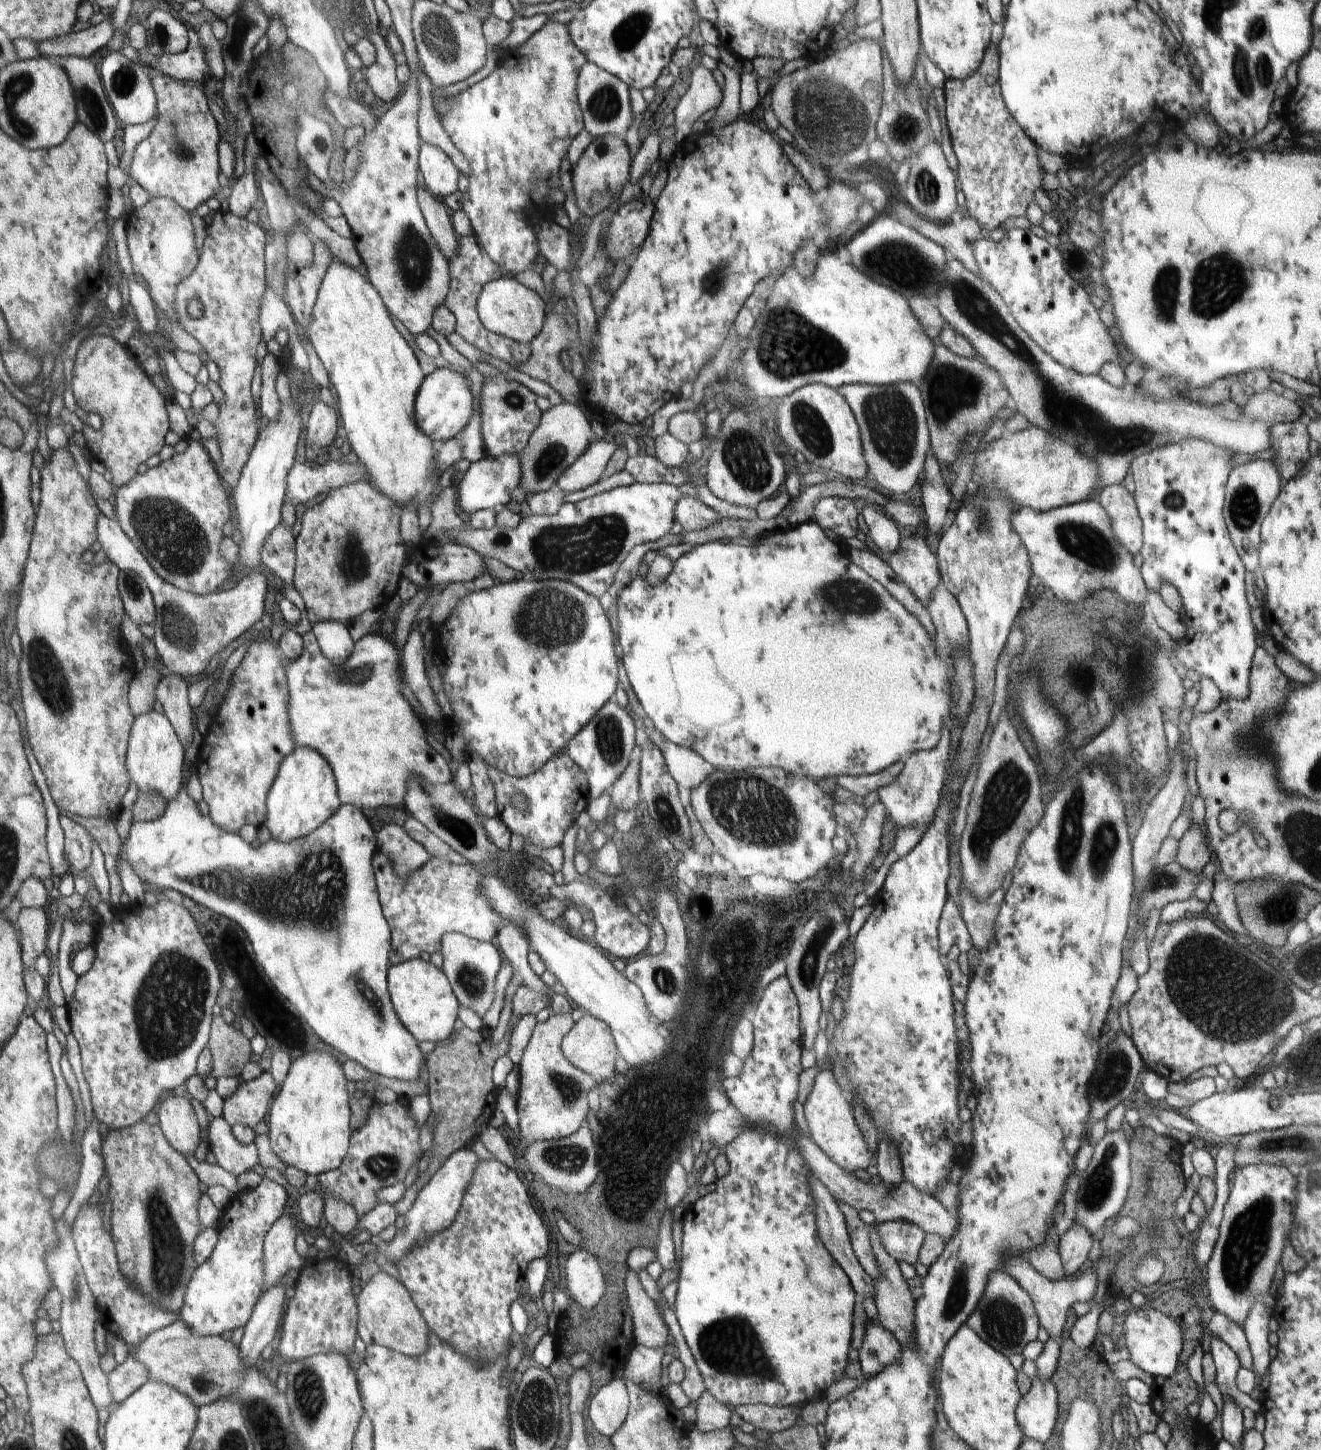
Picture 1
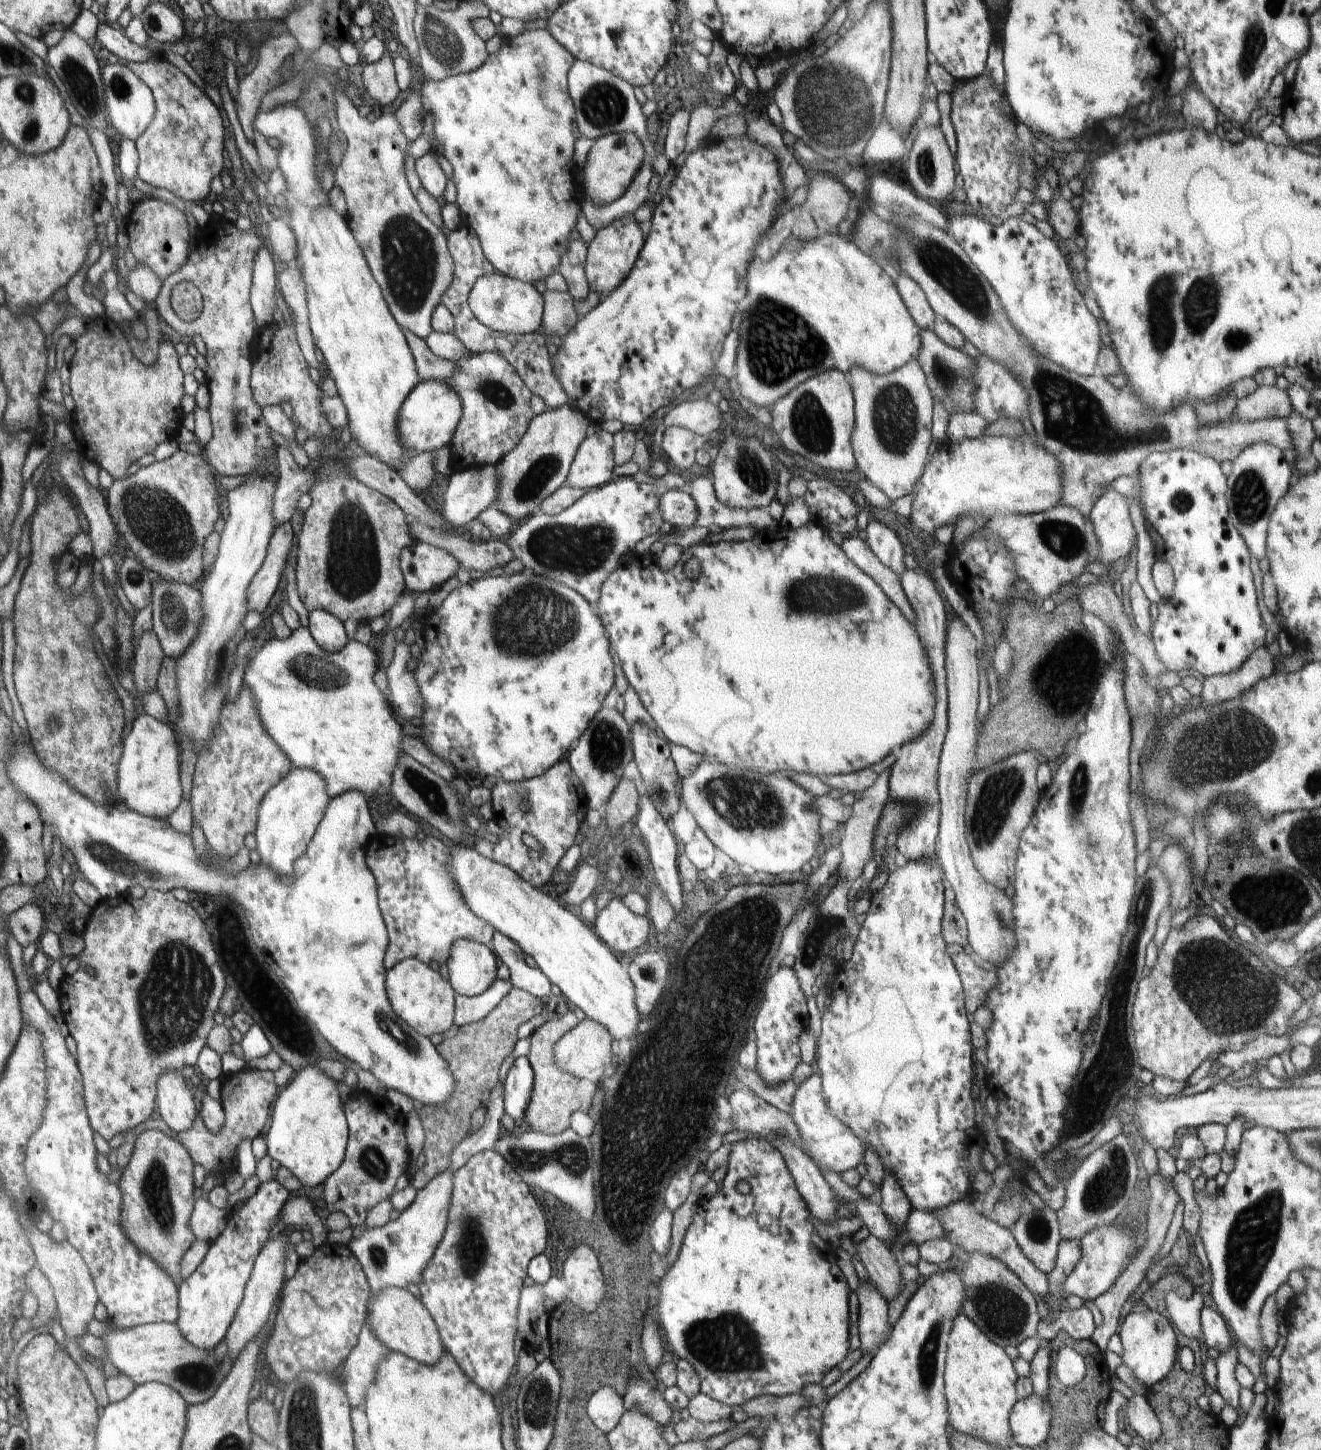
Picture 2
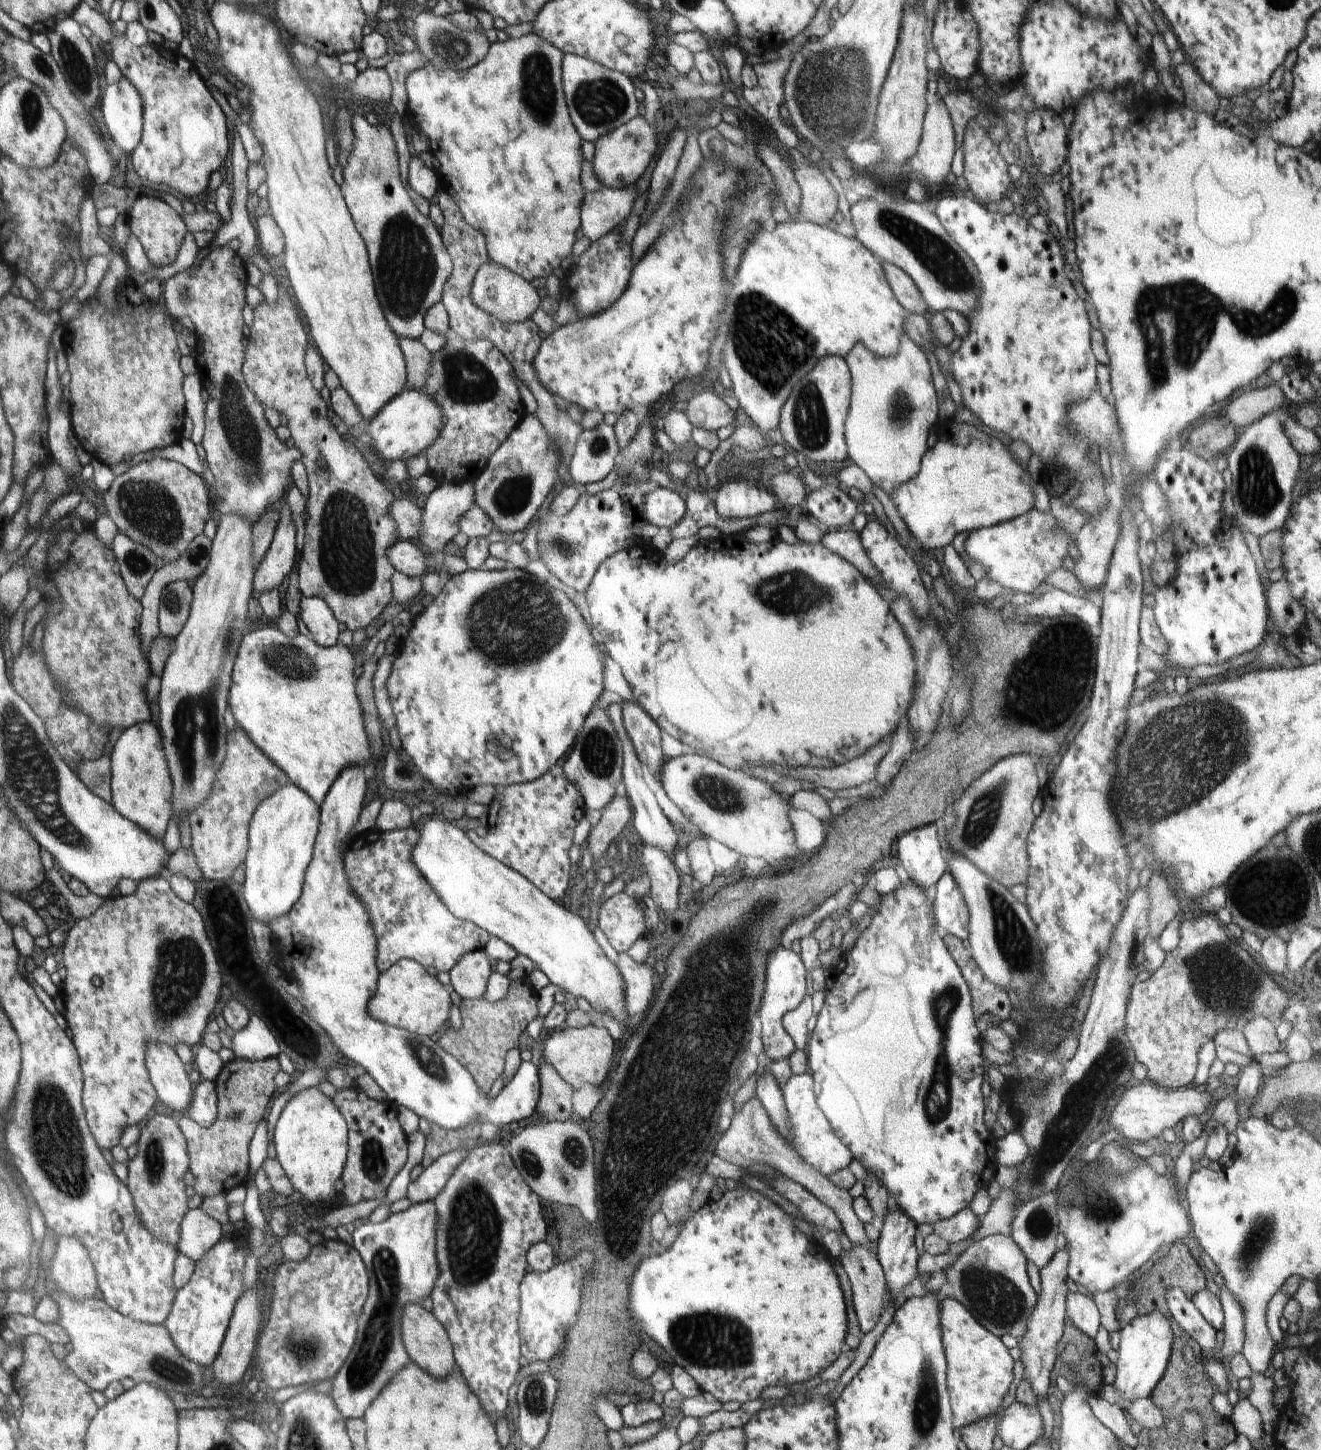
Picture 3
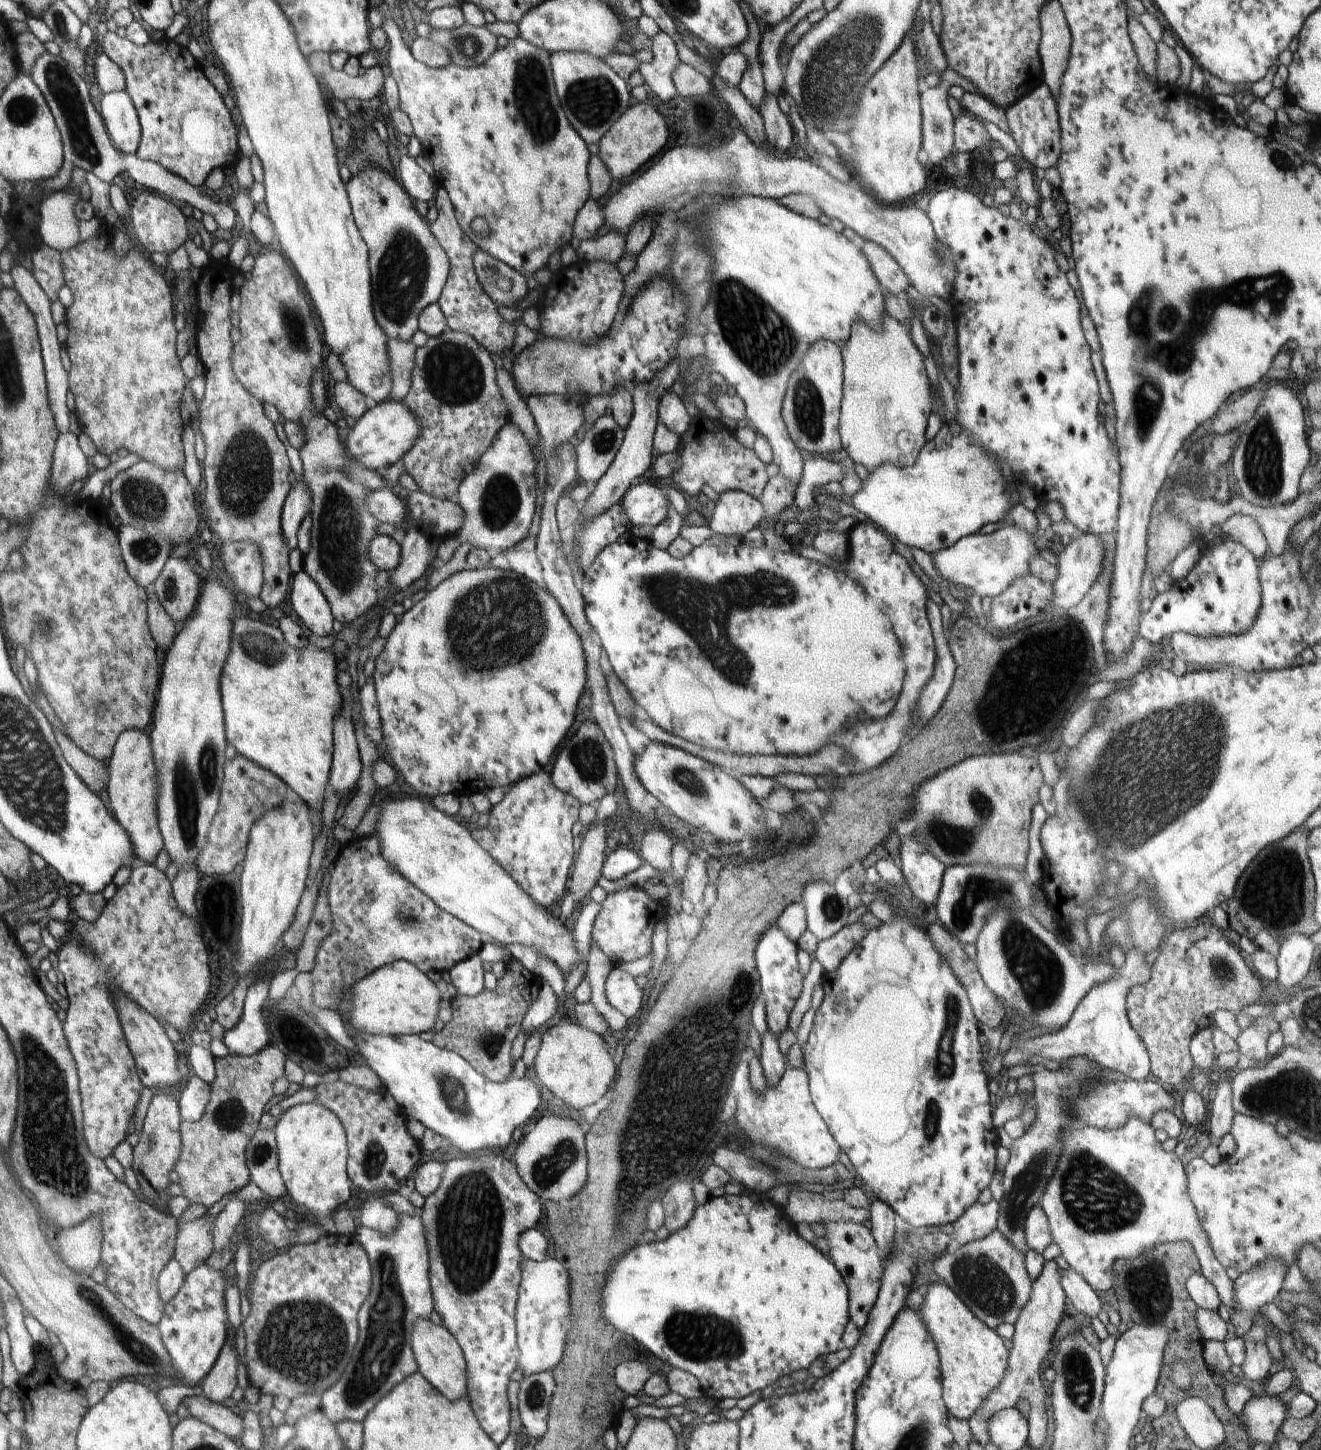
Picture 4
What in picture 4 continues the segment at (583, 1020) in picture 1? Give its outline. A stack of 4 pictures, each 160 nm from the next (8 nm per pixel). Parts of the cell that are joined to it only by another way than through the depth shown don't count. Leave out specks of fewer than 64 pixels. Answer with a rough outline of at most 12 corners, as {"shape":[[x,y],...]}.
{"shape":[[567,1021],[542,1033],[542,1086],[582,1110],[609,1095],[616,1059]]}

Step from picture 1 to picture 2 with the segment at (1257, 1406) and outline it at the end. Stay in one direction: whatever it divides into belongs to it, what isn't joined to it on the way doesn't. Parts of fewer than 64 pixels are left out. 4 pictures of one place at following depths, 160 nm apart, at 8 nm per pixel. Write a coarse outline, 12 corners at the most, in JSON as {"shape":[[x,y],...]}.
{"shape":[[1203,1306],[1204,1346],[1220,1354],[1233,1346],[1230,1328],[1218,1312]]}

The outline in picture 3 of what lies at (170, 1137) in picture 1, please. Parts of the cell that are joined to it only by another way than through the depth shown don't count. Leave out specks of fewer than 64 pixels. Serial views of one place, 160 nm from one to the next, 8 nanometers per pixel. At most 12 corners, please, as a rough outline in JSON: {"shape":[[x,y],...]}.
{"shape":[[148,1043],[157,1098],[175,1116],[192,1100],[189,1068],[175,1049]]}

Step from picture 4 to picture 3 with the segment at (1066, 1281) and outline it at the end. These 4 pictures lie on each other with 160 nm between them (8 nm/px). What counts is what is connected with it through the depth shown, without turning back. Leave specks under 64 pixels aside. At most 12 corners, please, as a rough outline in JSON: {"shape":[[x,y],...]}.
{"shape":[[1067,1294],[1066,1319],[1093,1339],[1101,1327],[1096,1303]]}

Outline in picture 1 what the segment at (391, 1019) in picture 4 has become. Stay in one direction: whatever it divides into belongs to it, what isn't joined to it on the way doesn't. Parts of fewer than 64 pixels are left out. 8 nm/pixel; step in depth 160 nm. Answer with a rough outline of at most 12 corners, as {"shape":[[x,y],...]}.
{"shape":[[418,958],[389,965],[399,1021],[418,1042],[453,1033],[461,1004]]}

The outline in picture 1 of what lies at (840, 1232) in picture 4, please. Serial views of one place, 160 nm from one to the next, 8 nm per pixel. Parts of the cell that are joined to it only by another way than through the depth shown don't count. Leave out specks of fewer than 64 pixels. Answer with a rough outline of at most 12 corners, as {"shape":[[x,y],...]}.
{"shape":[[868,1318],[859,1363],[866,1379],[901,1357],[900,1343]]}

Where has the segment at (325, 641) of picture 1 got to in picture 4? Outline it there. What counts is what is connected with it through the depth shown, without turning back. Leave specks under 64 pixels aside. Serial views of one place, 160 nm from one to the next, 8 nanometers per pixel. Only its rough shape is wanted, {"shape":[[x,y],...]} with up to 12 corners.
{"shape":[[293,573],[290,604],[307,630],[333,634],[333,614],[317,582]]}

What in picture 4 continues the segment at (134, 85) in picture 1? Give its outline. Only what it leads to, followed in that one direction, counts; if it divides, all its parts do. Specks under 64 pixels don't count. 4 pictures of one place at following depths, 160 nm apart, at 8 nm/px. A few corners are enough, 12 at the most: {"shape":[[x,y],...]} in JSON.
{"shape":[[125,90],[104,93],[100,116],[115,147],[135,155],[141,124]]}

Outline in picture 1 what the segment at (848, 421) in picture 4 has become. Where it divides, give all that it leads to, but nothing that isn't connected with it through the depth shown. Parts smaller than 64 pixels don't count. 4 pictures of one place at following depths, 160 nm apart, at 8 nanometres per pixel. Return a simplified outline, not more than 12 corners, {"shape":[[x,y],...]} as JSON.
{"shape":[[912,383],[836,389],[869,475],[906,498],[930,450]]}

